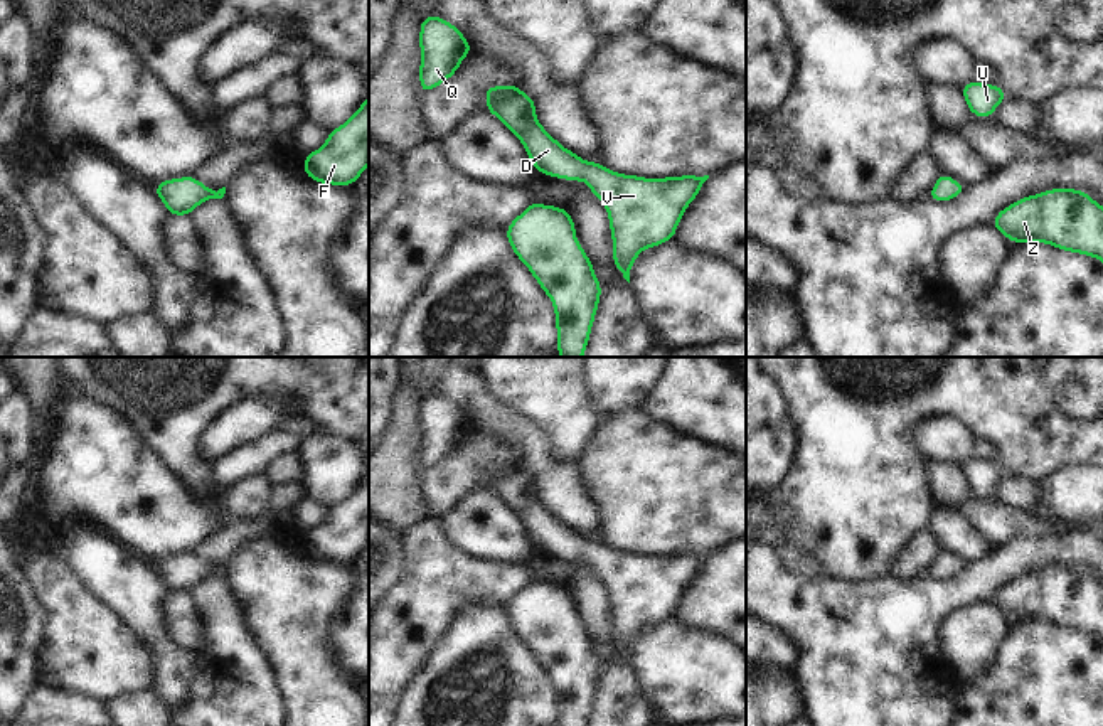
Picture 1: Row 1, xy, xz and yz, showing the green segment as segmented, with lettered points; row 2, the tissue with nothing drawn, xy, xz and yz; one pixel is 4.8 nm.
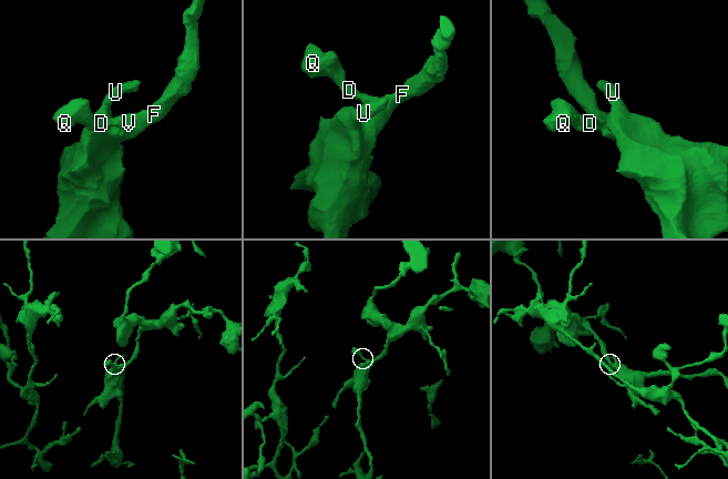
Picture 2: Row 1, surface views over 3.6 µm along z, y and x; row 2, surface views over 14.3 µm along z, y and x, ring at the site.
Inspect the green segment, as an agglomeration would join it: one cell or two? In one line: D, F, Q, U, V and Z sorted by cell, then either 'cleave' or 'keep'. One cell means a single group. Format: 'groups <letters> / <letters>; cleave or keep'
groups D F Q U V Z; keep

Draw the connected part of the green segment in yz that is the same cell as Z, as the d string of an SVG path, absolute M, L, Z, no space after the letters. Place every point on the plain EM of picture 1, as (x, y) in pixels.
M1047 566L1004 585L992 603L1010 620L1044 620L1103 640L1103 583L1078 566Z

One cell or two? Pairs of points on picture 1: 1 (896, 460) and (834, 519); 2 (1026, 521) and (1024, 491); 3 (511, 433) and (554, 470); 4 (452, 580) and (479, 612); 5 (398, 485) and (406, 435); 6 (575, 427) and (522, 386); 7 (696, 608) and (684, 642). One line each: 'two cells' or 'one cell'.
1: one cell
2: two cells
3: one cell
4: two cells
5: one cell
6: one cell
7: two cells

